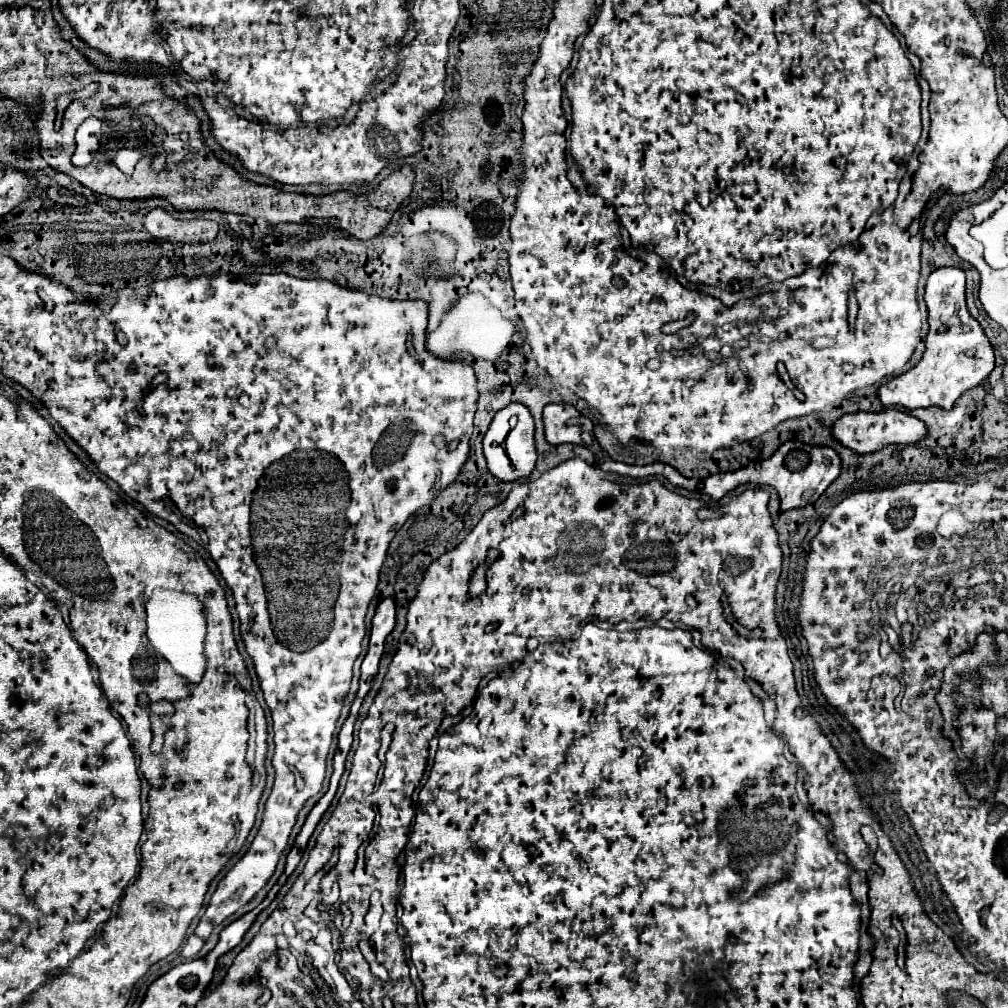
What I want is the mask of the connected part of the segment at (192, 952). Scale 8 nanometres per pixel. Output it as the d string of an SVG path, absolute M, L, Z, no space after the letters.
M190 934L180 954L182 954L184 958L194 958L194 956L200 952L200 948L202 948L202 946L204 946L204 940L202 940L202 938L198 938L196 934Z

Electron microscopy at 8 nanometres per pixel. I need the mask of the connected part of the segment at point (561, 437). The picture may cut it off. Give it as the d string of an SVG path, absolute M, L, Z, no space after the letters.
M548 404L544 406L546 440L550 444L582 444L582 432L592 430L592 422L570 404Z

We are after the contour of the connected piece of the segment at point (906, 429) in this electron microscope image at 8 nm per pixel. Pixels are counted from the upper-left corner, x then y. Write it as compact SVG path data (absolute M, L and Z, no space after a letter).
M882 410L882 412L856 412L856 414L846 414L842 418L838 418L832 426L832 434L834 438L844 444L846 448L858 452L858 454L868 454L868 452L876 452L882 450L890 444L898 444L898 446L916 446L920 444L926 436L928 436L928 428L924 426L922 420L900 412L900 410Z

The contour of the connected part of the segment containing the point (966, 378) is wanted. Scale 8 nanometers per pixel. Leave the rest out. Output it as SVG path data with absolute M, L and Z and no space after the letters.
M938 268L930 274L926 282L926 306L928 306L928 336L926 336L926 350L922 360L910 368L904 376L898 376L884 384L878 390L878 398L884 406L904 406L908 410L914 408L928 408L928 406L940 406L940 408L952 408L954 400L958 400L966 390L976 388L982 380L990 376L994 370L994 348L988 342L982 326L970 316L964 300L964 270L962 268Z

